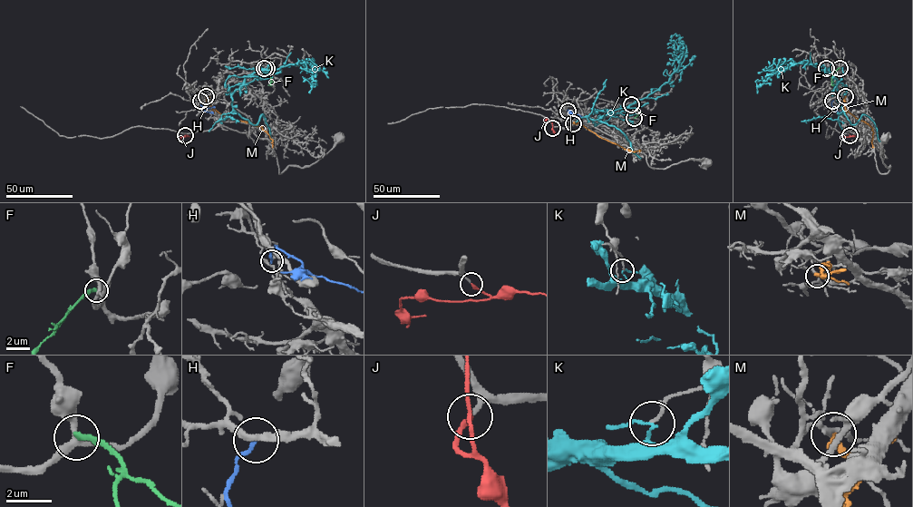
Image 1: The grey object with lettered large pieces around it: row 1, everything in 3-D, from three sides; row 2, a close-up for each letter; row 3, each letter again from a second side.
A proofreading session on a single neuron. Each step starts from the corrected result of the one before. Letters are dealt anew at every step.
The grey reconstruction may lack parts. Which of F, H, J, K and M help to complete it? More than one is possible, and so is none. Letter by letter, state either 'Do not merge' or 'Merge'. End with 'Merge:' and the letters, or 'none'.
F: Do not merge
H: Do not merge
J: Merge
K: Do not merge
M: Do not merge
Merge: J

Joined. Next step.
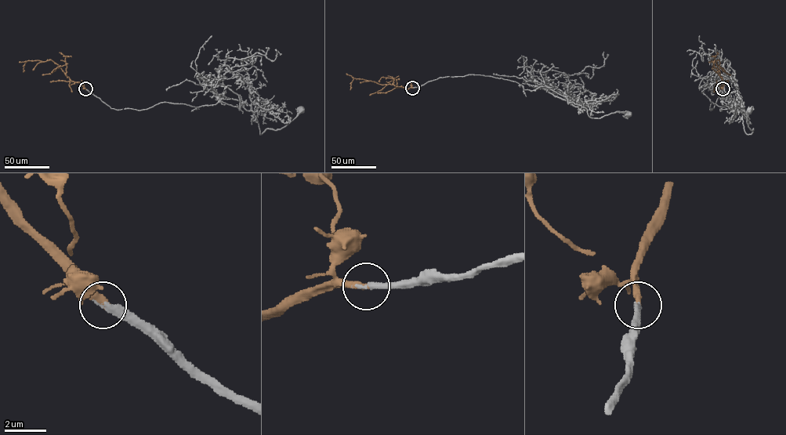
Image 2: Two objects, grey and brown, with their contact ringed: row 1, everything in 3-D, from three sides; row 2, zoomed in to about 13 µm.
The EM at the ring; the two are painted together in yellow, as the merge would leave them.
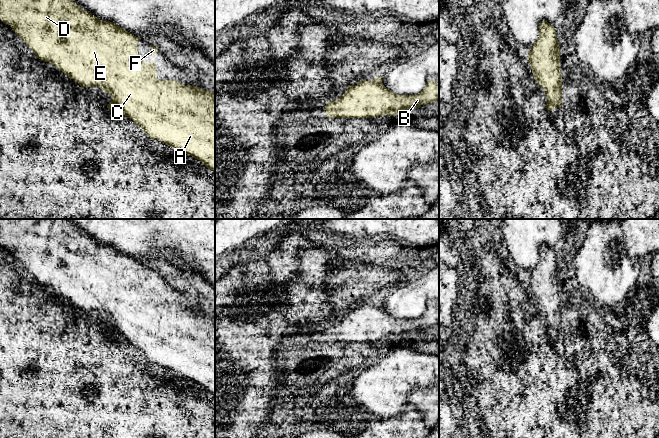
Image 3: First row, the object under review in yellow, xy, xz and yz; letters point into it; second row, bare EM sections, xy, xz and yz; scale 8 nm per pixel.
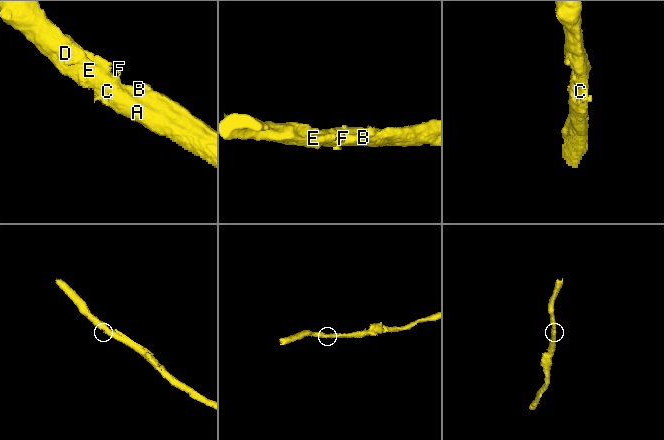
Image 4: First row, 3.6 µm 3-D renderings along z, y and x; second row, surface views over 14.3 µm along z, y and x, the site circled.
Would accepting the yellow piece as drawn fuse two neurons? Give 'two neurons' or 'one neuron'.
one neuron

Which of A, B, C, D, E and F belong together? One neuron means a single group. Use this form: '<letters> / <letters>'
A B C D E F

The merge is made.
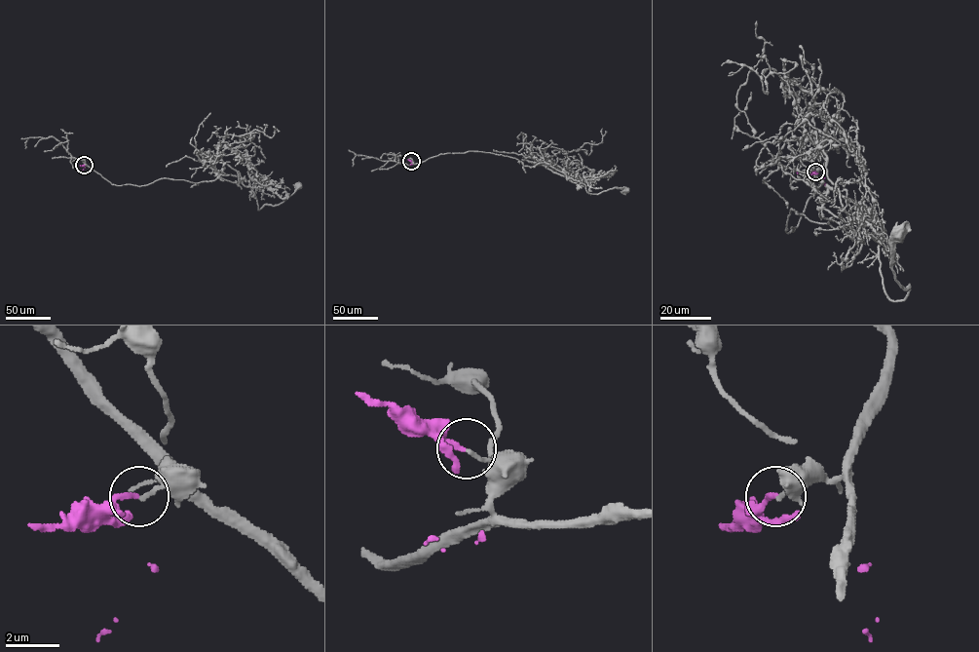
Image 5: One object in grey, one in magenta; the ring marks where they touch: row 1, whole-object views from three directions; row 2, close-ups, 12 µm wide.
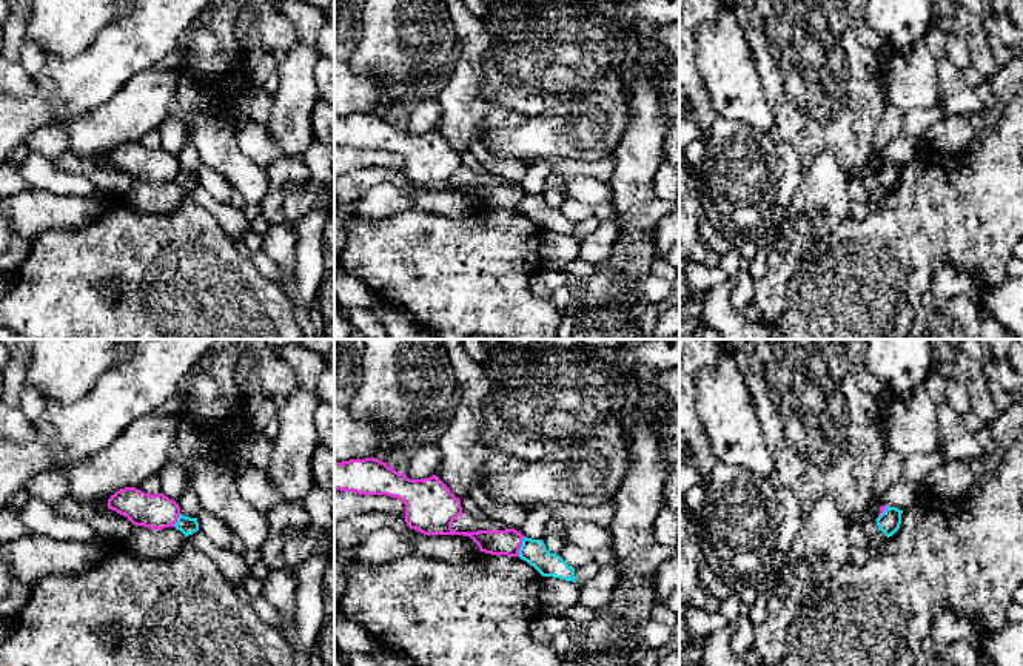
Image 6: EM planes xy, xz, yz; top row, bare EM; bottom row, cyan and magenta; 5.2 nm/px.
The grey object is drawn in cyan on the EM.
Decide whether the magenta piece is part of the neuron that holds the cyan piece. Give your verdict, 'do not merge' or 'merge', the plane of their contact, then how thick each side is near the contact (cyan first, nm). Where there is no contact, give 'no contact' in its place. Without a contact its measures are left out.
do not merge; meets cyan in xz; 130 nm thick on the cyan side, 130 nm on the other

